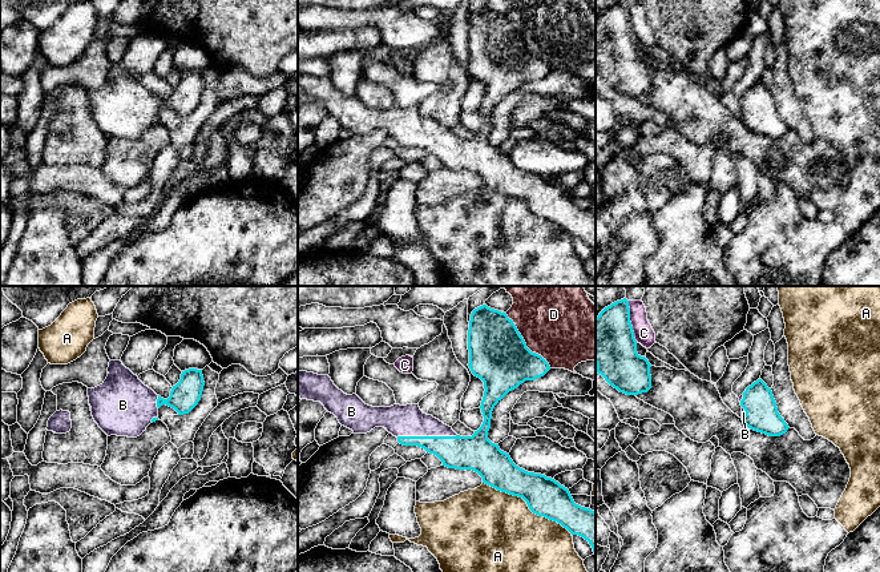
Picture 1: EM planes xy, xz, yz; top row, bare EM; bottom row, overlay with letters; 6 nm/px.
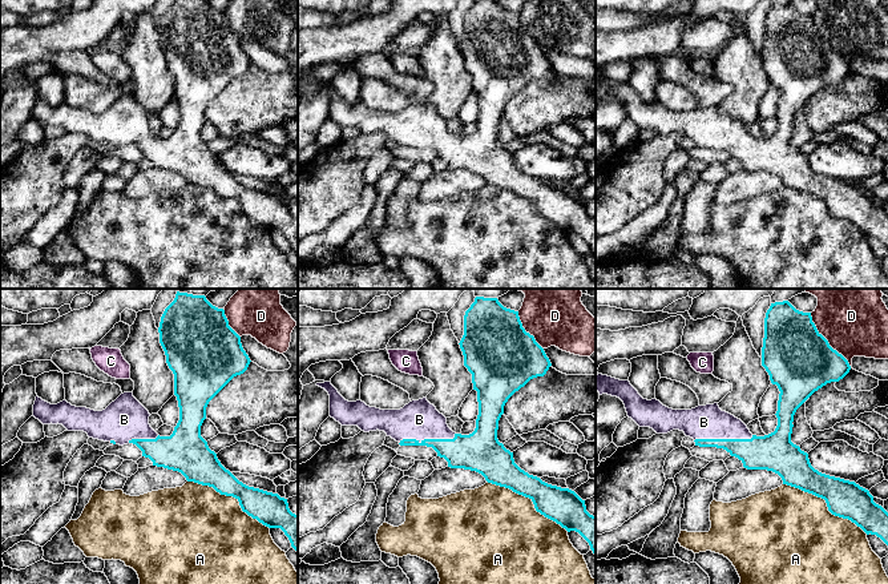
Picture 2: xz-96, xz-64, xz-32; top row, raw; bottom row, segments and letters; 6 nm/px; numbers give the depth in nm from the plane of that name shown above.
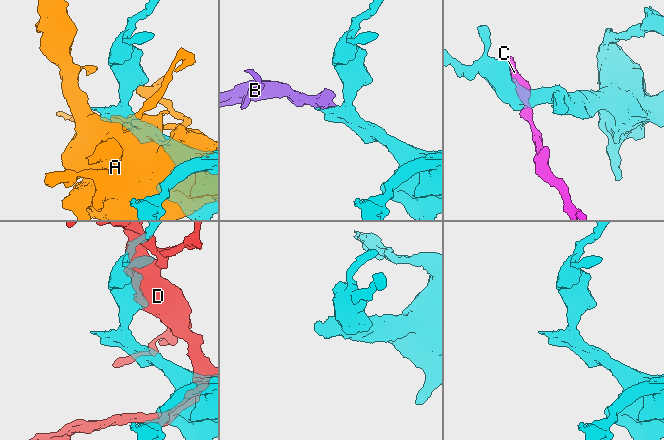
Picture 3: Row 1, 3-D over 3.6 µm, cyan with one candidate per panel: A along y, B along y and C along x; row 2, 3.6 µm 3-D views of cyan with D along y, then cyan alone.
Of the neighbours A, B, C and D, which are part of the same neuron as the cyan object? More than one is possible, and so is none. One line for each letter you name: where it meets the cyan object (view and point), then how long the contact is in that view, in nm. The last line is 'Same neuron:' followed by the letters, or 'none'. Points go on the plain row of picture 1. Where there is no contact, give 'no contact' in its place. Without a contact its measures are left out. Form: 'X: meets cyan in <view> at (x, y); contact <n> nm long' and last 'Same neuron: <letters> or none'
B: meets cyan in xz at (426, 139); contact 360 nm long
Same neuron: B

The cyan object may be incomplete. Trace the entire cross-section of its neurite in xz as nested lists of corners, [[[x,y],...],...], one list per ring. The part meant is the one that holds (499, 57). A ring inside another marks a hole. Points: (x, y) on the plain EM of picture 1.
[[[487,7],[475,11],[471,16],[468,52],[468,68],[472,76],[484,84],[485,90],[480,108],[484,124],[472,138],[457,137],[452,129],[432,117],[424,116],[419,106],[368,108],[356,96],[347,97],[339,92],[328,77],[298,73],[298,97],[300,101],[320,104],[328,114],[338,120],[342,128],[352,132],[354,136],[367,136],[375,129],[384,129],[397,140],[400,146],[421,149],[427,154],[436,157],[443,164],[443,168],[448,170],[477,174],[483,180],[483,185],[497,193],[522,200],[533,215],[557,223],[572,237],[588,242],[596,257],[596,214],[576,206],[569,192],[554,181],[528,174],[516,168],[509,156],[501,153],[498,146],[488,141],[495,108],[525,82],[544,78],[550,72],[549,65],[526,49],[524,40],[506,15],[491,11]]]

